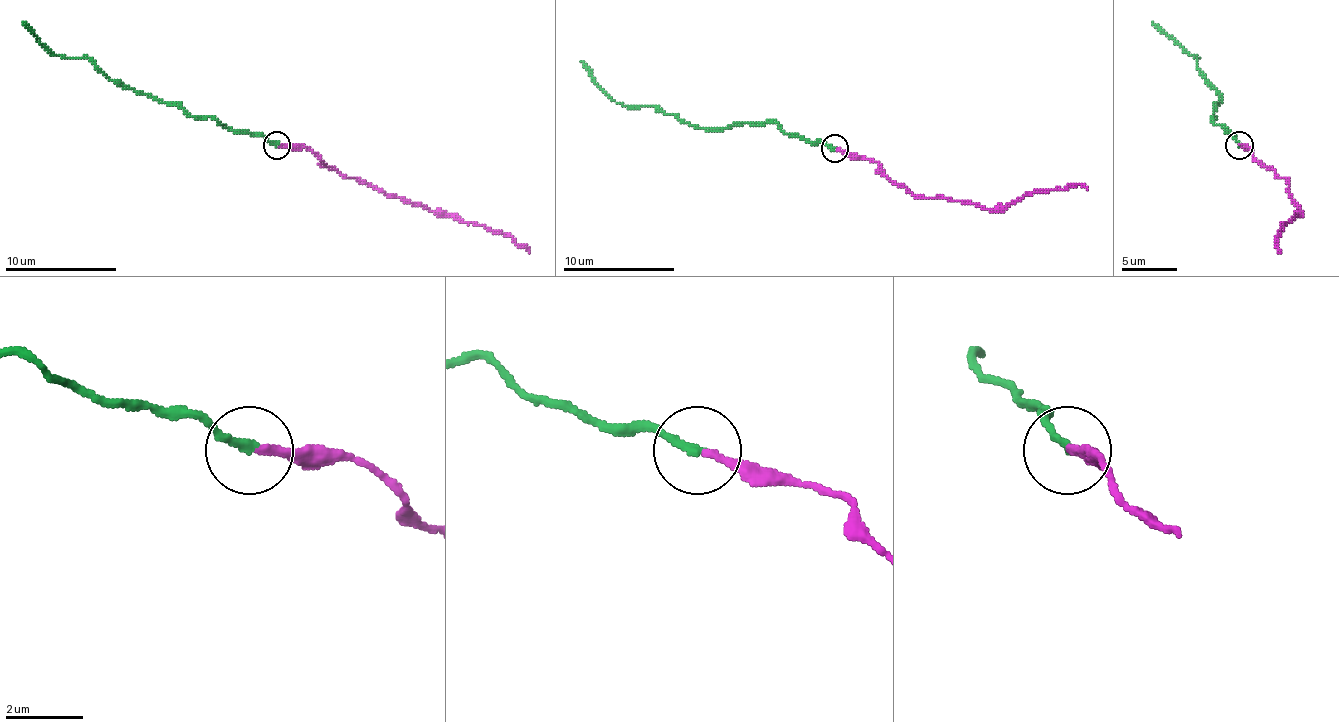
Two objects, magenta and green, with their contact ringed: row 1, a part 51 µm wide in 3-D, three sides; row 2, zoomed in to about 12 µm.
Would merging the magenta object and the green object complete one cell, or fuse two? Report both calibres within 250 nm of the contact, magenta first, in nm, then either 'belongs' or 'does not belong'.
190 nm thick on the magenta side, 200 nm on the other; belongs

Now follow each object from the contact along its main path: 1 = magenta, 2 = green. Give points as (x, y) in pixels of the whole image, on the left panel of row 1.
1: (279, 144), (298, 144), (315, 152), (326, 166), (429, 208), (490, 228), (521, 244), (529, 253)
2: (276, 144), (137, 94), (109, 80), (87, 58), (53, 55), (23, 22)

